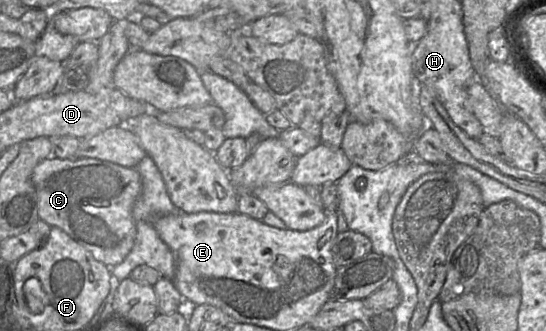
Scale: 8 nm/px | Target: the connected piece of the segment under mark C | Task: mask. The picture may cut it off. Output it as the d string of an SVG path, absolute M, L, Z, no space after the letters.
M50 157L34 168L32 182L38 198L38 216L51 227L56 226L80 243L105 265L118 265L131 251L136 235L132 215L134 203L142 191L139 172L97 158L60 159Z

